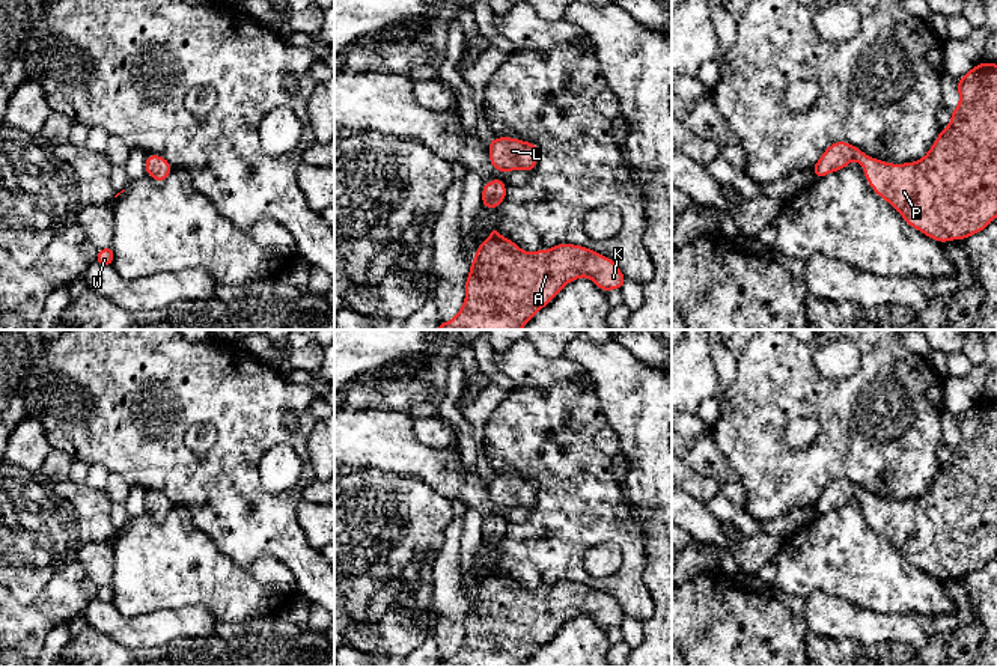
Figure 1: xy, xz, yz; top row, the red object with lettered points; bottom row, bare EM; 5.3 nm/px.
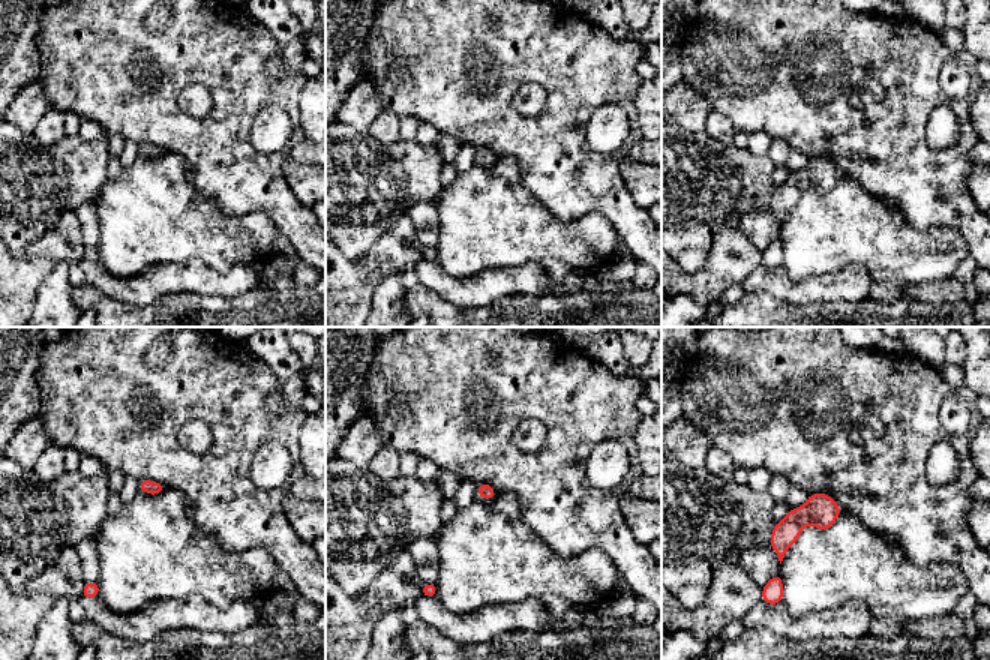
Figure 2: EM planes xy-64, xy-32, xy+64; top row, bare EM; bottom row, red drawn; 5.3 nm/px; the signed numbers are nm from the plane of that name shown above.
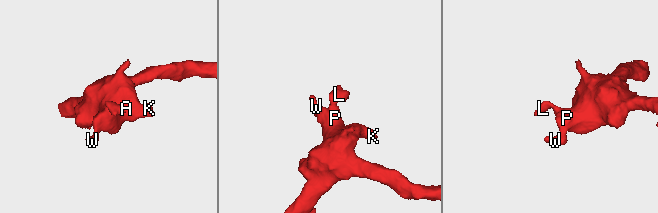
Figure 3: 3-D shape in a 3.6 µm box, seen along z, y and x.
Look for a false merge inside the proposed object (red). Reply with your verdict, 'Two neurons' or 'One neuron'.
One neuron

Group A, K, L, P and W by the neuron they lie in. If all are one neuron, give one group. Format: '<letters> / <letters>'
A K L P W

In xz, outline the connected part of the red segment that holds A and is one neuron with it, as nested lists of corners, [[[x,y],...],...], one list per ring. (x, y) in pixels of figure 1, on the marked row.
[[[491,227],[491,235],[476,248],[476,256],[464,285],[465,300],[459,312],[453,319],[441,322],[437,330],[521,330],[529,319],[554,300],[565,285],[578,277],[590,279],[605,292],[620,289],[627,282],[613,259],[587,247],[562,242],[548,250],[523,251],[514,241],[502,236],[497,227]]]

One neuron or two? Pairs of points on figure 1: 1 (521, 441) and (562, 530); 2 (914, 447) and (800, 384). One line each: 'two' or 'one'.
1: one
2: one

